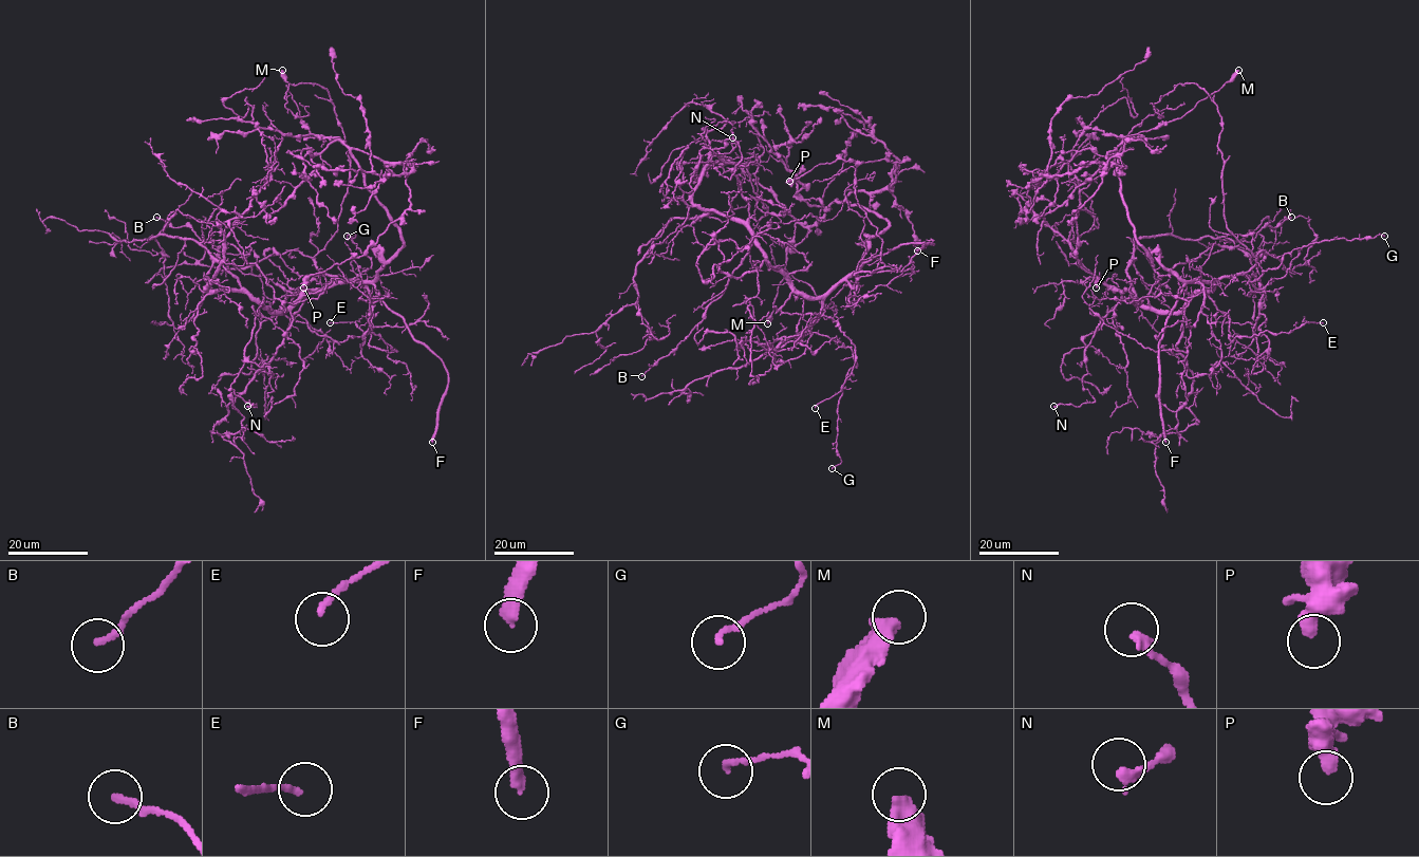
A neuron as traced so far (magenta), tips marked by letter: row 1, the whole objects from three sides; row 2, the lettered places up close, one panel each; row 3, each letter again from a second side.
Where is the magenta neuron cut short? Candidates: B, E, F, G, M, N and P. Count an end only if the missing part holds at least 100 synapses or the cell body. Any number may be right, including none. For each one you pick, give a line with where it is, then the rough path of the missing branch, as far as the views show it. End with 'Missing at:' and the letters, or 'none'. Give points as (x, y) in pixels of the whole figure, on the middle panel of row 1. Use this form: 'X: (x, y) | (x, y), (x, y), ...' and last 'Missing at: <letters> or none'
F: (917, 250) | (917, 250), (900, 241), (897, 234), (894, 236)
Missing at: F

